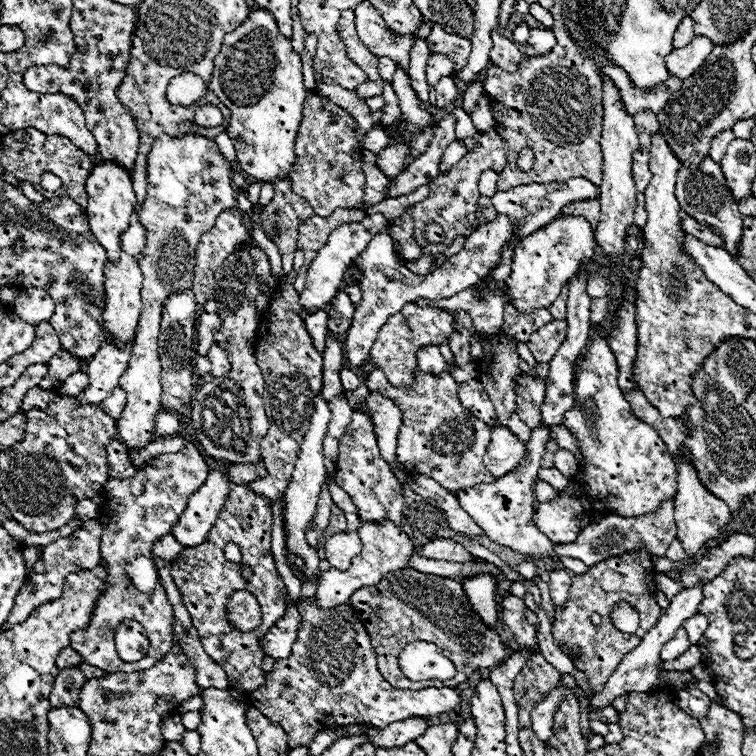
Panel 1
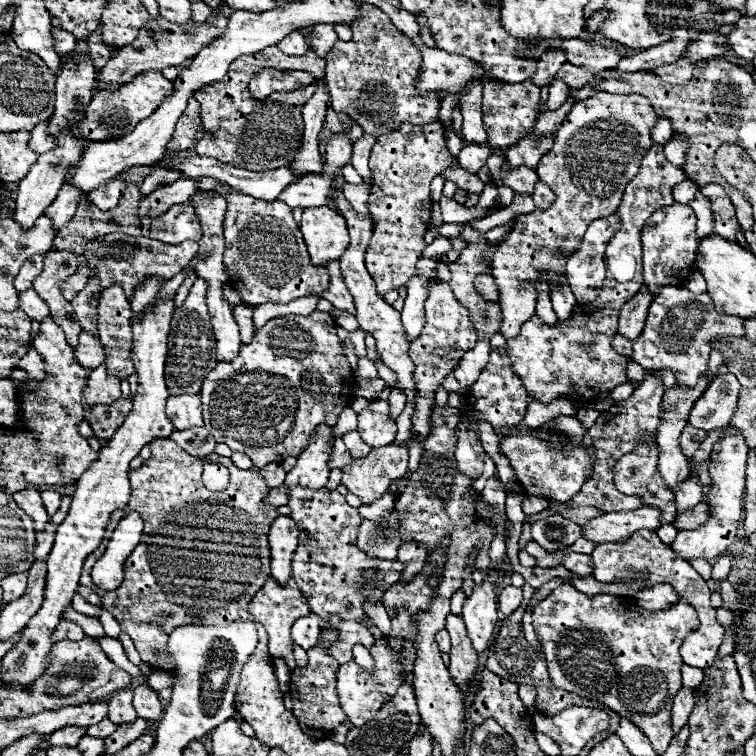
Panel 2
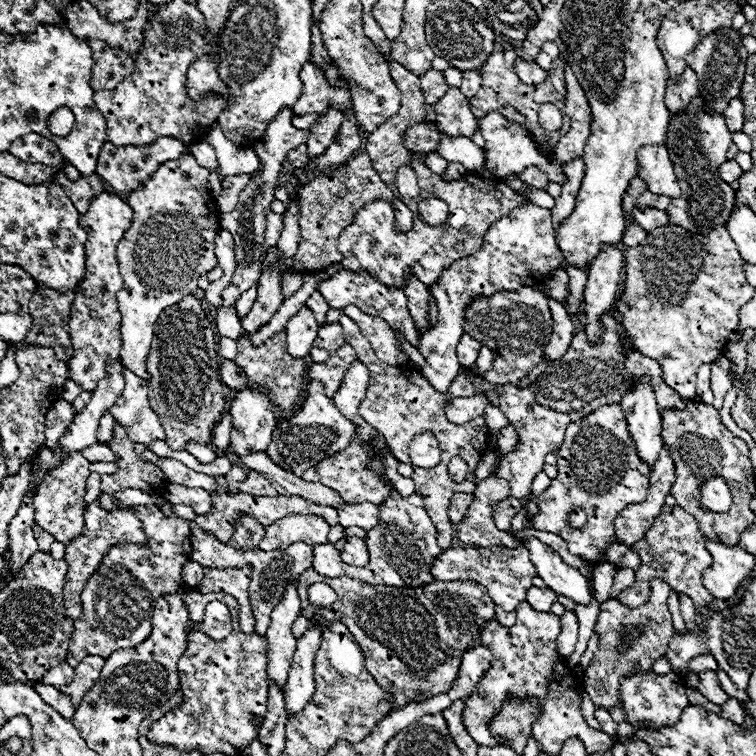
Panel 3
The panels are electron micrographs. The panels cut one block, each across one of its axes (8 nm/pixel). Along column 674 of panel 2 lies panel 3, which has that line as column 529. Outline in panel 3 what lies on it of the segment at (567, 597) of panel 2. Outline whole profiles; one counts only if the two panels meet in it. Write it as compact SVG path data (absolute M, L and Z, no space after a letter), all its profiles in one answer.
M520 602L516 608L518 620L512 628L502 628L496 620L486 622L482 630L482 644L490 648L492 652L492 666L480 678L480 686L472 692L472 698L466 698L464 706L464 726L468 734L474 738L476 744L484 746L496 746L500 740L496 740L488 732L488 722L496 716L500 710L504 696L508 692L520 694L532 694L534 698L540 698L540 704L544 706L542 716L532 726L532 736L538 742L540 752L546 754L558 754L560 748L568 738L580 738L588 754L602 754L612 748L612 736L590 728L580 712L580 692L582 692L582 678L574 676L572 670L566 668L566 660L560 658L556 652L556 638L560 634L560 618L552 612L538 612L528 602Z

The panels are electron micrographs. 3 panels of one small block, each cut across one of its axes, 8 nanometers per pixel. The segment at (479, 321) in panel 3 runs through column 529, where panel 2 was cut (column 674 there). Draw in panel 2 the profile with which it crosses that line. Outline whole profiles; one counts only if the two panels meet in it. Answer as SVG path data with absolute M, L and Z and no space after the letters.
M666 286L666 290L654 296L650 304L646 328L634 342L632 358L644 366L644 370L672 370L676 374L678 386L694 388L698 380L708 374L708 356L712 342L722 336L744 336L744 320L728 314L718 314L708 292L694 294L686 288Z

